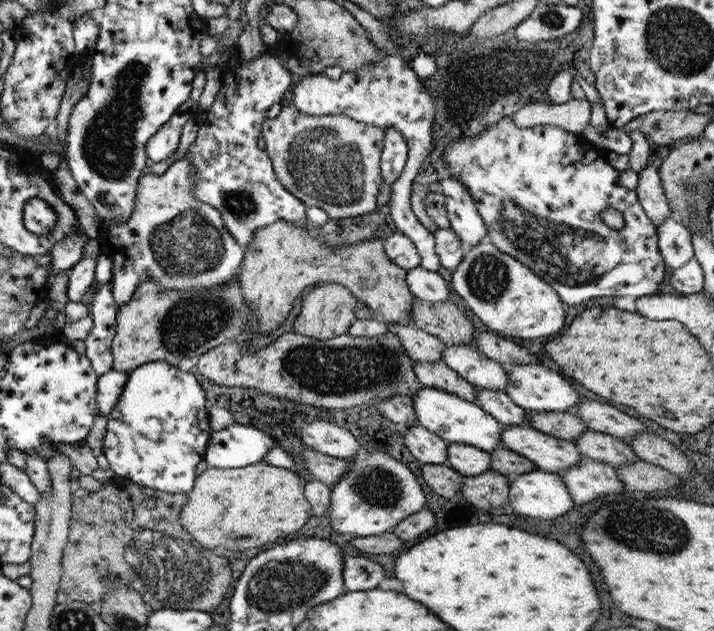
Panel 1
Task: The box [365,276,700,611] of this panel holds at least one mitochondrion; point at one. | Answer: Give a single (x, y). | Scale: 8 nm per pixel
(657, 530)

